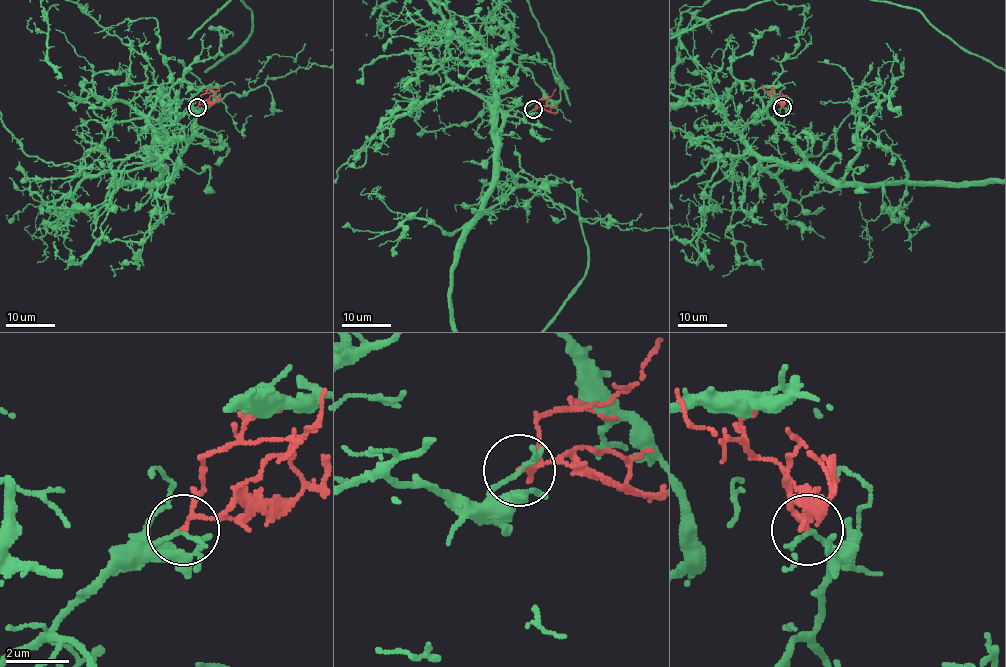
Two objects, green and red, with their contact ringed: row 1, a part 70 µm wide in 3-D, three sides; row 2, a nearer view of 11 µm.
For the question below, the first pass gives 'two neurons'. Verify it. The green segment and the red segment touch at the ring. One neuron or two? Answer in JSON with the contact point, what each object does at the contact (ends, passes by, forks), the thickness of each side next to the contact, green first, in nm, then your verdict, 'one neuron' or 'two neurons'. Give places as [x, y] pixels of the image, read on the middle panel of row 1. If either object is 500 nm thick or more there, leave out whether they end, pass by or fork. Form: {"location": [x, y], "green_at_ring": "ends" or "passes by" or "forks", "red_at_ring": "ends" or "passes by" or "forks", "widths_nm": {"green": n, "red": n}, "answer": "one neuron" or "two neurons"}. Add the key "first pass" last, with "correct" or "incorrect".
{"location": [533, 109], "green_at_ring": "passes by", "red_at_ring": "passes by", "widths_nm": {"green": 120, "red": 110}, "answer": "two neurons", "first pass": "correct"}

